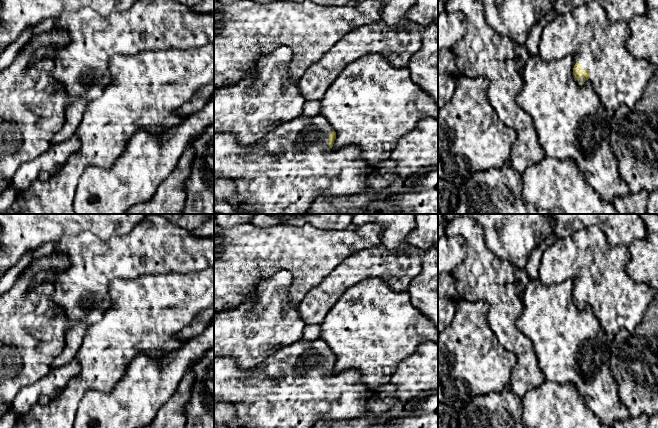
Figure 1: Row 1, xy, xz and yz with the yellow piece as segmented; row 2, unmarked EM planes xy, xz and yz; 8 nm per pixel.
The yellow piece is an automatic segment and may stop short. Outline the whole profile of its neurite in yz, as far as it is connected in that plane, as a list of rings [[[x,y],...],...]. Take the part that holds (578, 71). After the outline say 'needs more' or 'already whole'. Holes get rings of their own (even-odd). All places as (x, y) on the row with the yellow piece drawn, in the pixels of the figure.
[[[591,1],[571,12],[558,14],[544,27],[539,43],[539,56],[549,62],[572,56],[574,58],[574,81],[581,86],[586,80],[590,81],[606,112],[611,115],[620,105],[633,108],[642,98],[646,86],[655,72],[653,64],[645,59],[634,57],[628,51],[626,45],[628,38],[628,23],[622,20],[612,23],[602,6],[596,1]]]; needs more

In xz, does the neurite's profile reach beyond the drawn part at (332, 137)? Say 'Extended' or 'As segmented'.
Extended

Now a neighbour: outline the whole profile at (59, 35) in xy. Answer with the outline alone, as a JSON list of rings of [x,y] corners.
[[[52,29],[33,37],[25,44],[14,61],[0,70],[0,194],[12,184],[15,172],[25,163],[33,161],[51,147],[51,141],[66,120],[69,93],[53,77],[54,61],[50,56],[34,61],[34,53],[40,48],[60,49],[70,41],[68,31]]]

